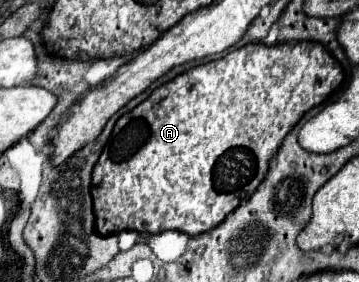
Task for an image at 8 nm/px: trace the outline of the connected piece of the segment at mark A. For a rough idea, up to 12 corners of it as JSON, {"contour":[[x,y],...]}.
{"contour":[[253,42],[159,86],[93,168],[97,232],[219,226],[343,84]]}

